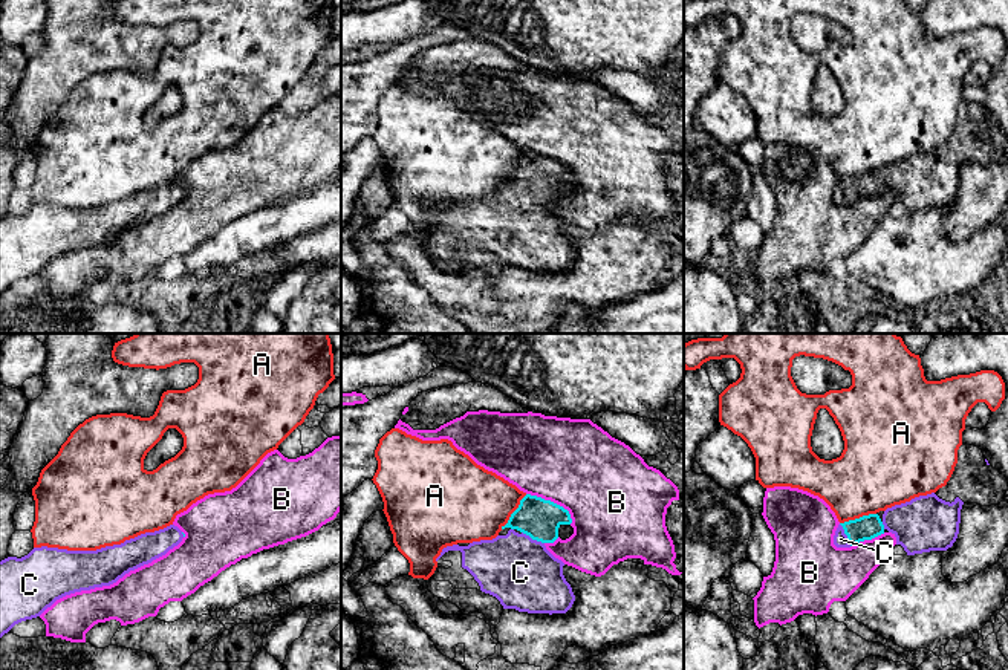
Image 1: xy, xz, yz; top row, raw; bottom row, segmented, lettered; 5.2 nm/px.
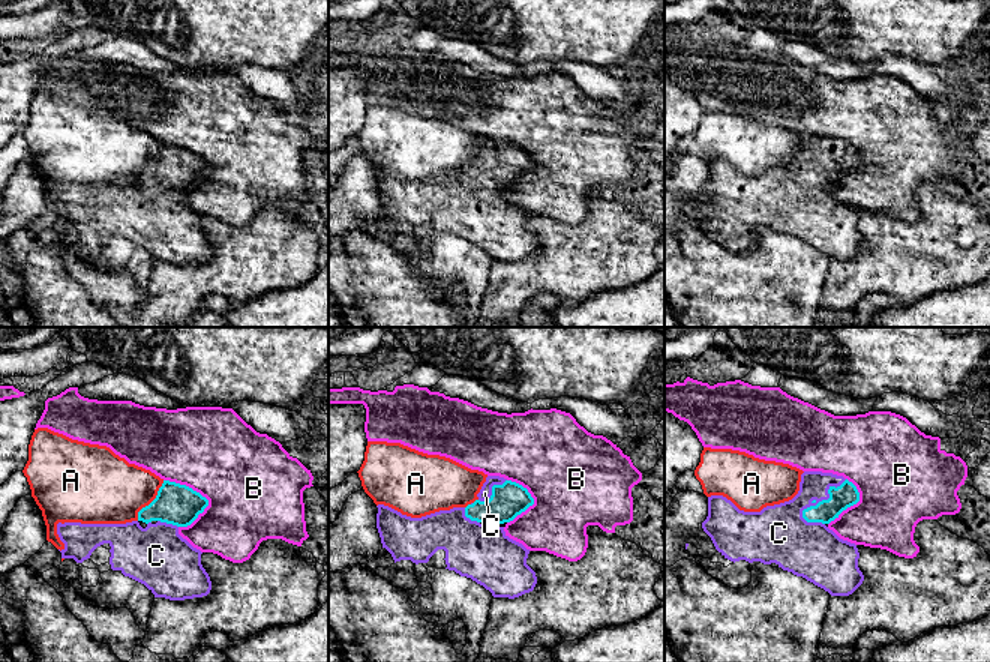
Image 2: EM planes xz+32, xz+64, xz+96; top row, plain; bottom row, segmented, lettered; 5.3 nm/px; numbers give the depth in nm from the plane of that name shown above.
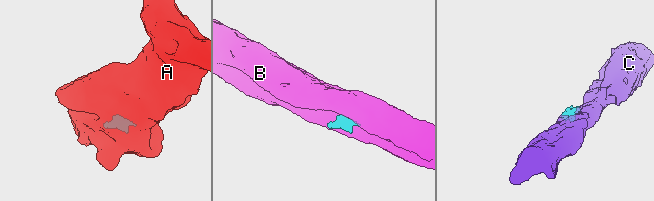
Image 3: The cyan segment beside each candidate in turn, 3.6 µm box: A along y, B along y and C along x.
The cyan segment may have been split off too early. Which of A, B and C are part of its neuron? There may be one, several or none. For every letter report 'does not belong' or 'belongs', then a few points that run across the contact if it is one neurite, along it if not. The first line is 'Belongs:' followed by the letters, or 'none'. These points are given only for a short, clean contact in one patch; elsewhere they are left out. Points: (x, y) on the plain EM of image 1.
Belongs: C
A: does not belong
B: does not belong
C: belongs

